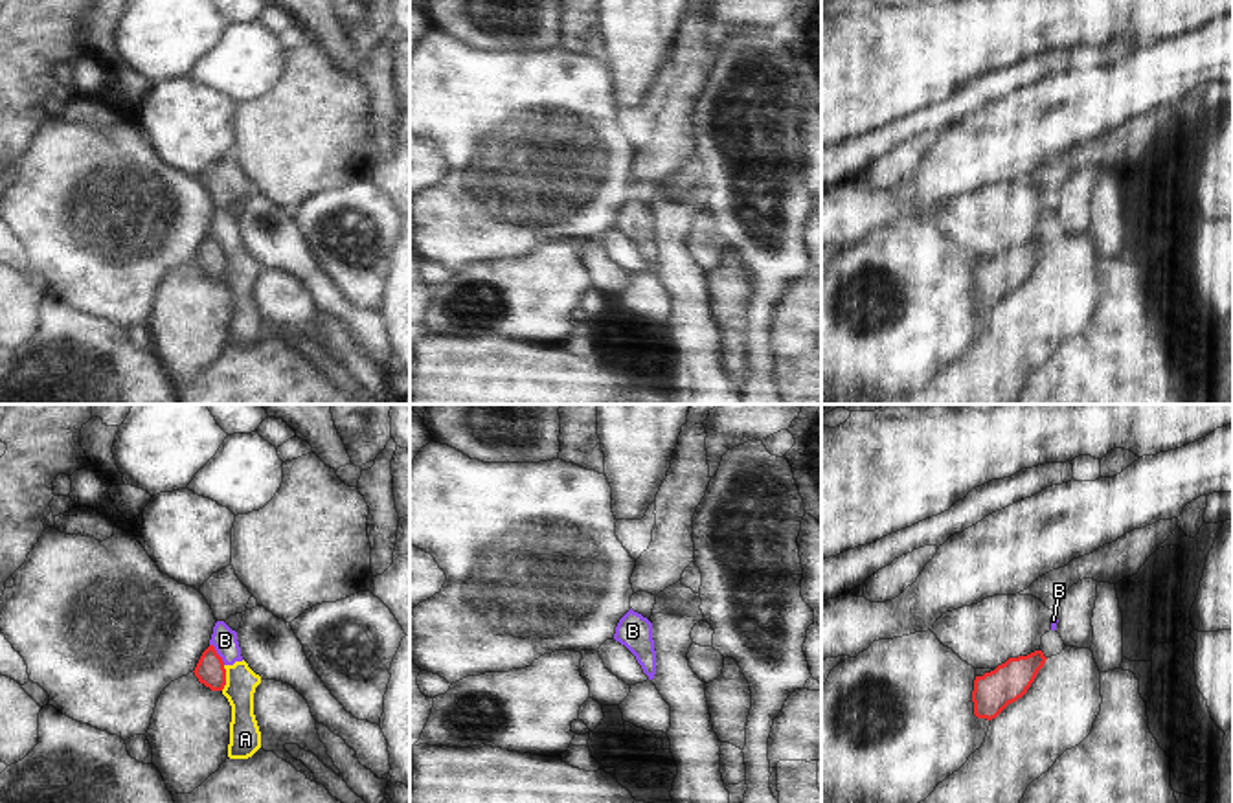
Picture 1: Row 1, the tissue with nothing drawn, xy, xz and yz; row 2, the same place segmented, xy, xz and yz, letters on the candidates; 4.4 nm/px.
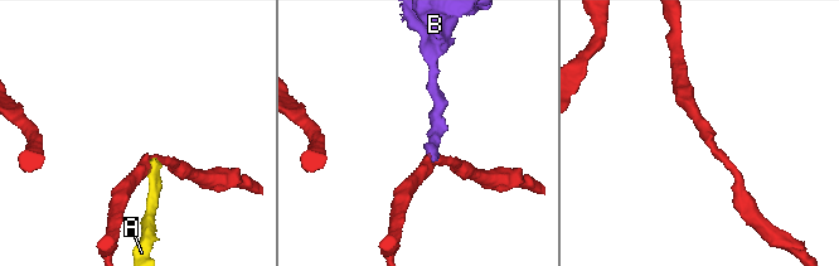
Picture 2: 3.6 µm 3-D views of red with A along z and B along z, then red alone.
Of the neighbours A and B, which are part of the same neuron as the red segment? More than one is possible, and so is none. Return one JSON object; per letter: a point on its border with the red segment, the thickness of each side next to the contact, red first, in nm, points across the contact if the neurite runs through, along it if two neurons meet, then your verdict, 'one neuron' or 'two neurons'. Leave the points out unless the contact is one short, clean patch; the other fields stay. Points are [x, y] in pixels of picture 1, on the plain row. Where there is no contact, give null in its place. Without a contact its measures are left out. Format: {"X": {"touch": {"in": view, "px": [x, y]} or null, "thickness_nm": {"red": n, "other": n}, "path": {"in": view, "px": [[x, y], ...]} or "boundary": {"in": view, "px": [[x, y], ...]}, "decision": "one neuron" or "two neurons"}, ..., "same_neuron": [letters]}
{"A": {"touch": {"in": "xy", "px": [225, 267]}, "thickness_nm": {"red": 130, "other": 140}, "boundary": {"in": "xy", "px": [[225, 254], [225, 274], [221, 278]]}, "decision": "two neurons"}, "B": {"touch": {"in": "xy", "px": [217, 243]}, "thickness_nm": {"red": 130, "other": 110}, "boundary": {"in": "xy", "px": [[210, 232], [225, 252]]}, "decision": "two neurons"}, "same_neuron": []}

